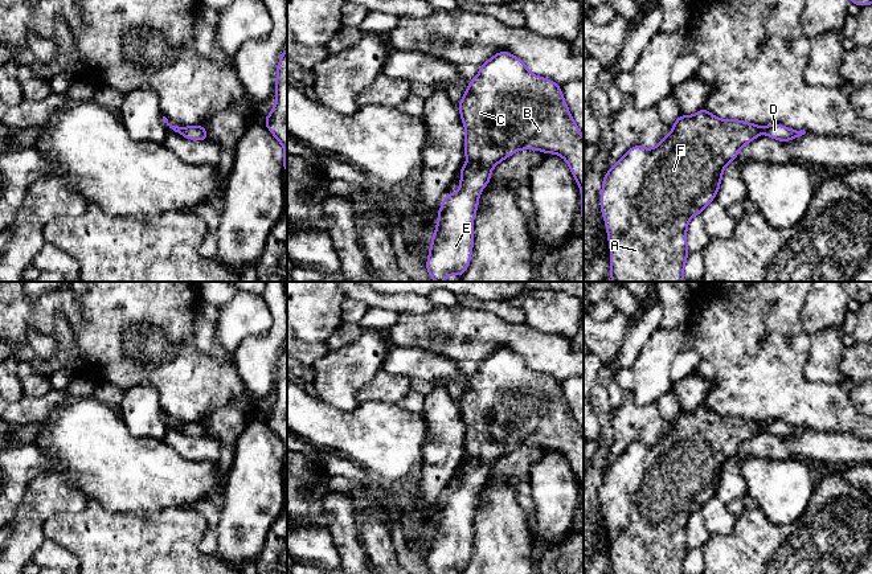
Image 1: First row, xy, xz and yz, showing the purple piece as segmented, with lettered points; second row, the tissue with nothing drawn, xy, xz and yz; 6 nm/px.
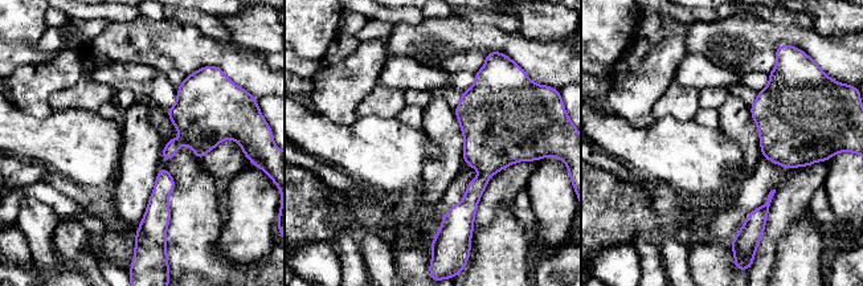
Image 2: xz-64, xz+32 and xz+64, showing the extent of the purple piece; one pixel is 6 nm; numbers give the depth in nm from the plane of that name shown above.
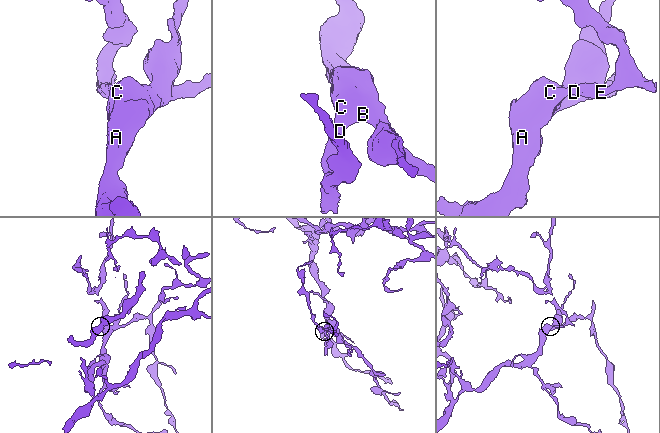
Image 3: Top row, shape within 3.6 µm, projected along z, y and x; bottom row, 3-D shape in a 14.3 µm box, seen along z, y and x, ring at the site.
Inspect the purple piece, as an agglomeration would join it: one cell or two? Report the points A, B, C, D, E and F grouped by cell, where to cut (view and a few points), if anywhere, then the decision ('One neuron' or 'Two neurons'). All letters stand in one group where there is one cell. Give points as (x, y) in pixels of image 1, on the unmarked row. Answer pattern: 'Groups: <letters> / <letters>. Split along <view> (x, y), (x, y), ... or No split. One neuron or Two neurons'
Groups: A B C D E F. No split. One neuron

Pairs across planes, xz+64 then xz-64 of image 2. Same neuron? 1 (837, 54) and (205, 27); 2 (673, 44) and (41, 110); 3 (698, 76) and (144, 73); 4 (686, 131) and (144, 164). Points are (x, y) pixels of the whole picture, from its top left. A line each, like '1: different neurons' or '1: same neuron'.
1: different neurons
2: same neuron
3: same neuron
4: different neurons

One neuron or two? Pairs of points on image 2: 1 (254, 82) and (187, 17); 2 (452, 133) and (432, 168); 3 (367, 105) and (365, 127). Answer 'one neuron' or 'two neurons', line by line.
1: two neurons
2: one neuron
3: two neurons

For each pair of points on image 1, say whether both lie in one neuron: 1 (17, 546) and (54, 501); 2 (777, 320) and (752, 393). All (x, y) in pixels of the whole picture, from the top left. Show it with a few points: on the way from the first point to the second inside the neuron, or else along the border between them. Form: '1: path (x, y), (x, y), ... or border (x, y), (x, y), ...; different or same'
1: path (27, 536), (27, 529), (44, 512); same
2: path (769, 339), (756, 359), (753, 374); same

